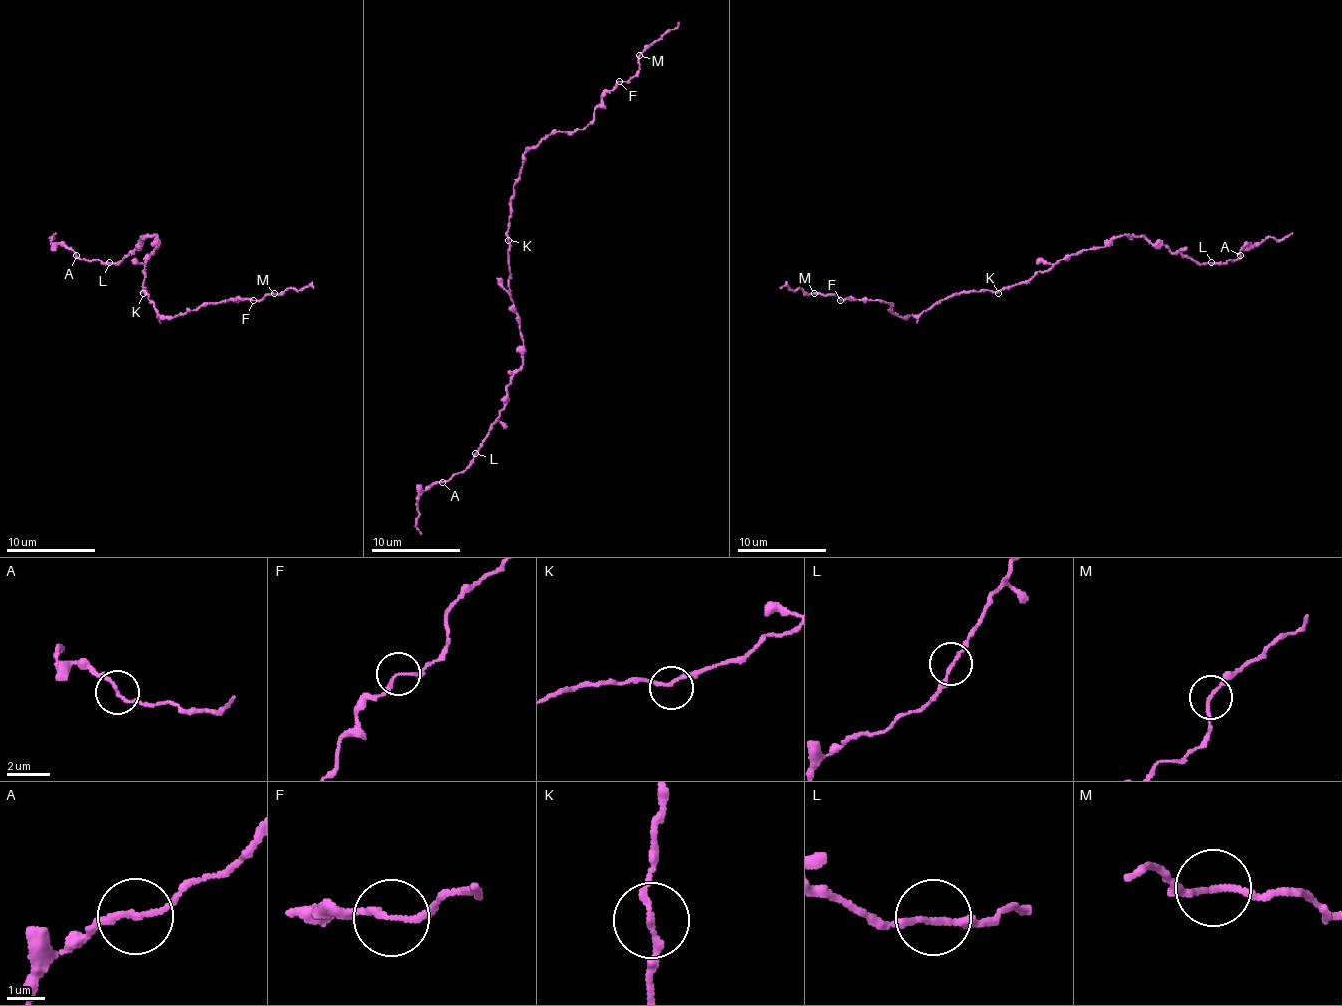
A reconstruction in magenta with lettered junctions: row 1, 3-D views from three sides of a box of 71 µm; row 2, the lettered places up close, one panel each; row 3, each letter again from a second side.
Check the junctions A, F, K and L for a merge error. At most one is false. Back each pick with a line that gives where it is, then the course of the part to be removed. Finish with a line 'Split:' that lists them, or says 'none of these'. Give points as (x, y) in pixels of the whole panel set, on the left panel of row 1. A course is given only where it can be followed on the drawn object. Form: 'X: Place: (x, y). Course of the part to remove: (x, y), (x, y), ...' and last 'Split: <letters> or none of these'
Split: none of these

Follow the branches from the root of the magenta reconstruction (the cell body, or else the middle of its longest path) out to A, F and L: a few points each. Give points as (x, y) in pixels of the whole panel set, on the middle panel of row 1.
A: (508, 266), (508, 289), (524, 342), (524, 362), (506, 389), (506, 406), (473, 462), (442, 482)
F: (508, 266), (506, 231), (510, 195), (524, 155), (557, 131), (584, 129), (593, 120), (601, 98), (619, 82)
L: (508, 266), (508, 289), (524, 342), (524, 362), (506, 389), (506, 406), (475, 453)

